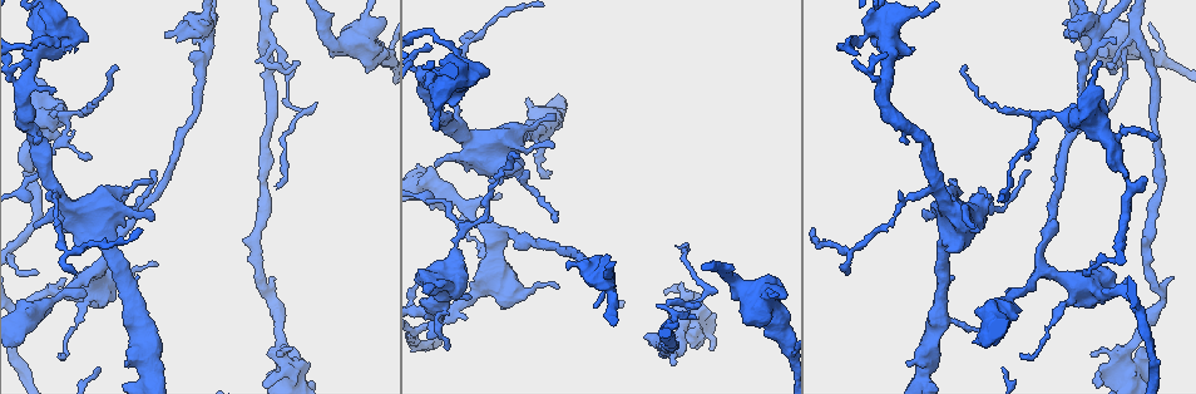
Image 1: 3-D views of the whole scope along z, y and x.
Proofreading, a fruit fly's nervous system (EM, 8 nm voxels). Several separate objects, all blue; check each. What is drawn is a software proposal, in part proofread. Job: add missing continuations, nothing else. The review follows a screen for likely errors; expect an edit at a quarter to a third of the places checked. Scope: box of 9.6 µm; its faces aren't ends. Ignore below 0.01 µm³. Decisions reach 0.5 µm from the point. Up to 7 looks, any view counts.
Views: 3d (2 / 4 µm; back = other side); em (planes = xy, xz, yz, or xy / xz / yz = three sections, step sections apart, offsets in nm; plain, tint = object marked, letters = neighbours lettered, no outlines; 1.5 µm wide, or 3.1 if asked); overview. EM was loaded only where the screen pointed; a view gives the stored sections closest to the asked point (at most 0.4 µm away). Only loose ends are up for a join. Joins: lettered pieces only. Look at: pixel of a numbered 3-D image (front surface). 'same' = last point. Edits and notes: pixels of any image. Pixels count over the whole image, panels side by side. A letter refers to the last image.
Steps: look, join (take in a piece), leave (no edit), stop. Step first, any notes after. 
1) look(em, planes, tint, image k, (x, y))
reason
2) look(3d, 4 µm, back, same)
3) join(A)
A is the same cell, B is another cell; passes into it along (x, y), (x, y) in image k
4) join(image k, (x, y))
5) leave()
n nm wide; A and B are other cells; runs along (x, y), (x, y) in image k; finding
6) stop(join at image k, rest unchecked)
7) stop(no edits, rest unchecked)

look(3d, 4 µm, image 1, (288, 353))
stops while still wide

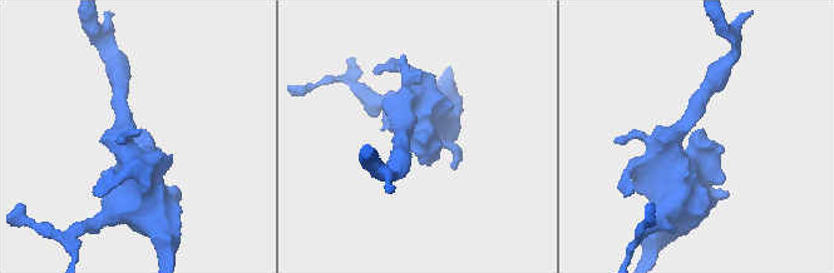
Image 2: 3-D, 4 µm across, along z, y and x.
look(em, yz, step 8, tint, image 2, (410, 148))

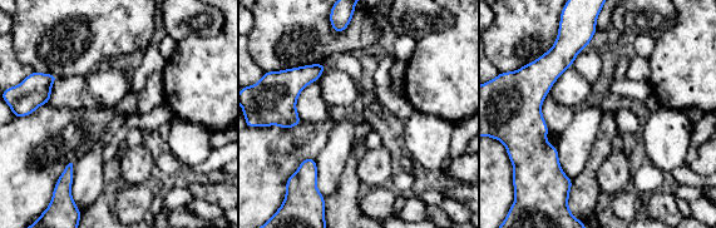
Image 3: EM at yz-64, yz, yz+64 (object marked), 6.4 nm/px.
look(em, planes, letters, same)
cut it another way

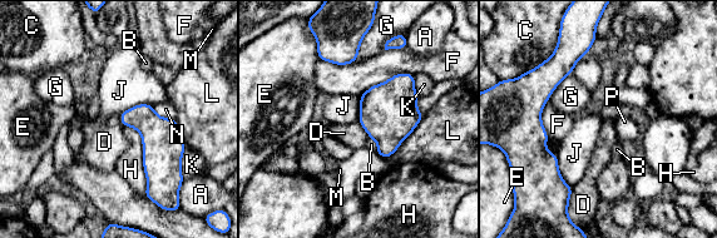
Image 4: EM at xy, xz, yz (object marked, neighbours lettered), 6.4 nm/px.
leave()
A, B, C, D, E, F, G, H, J, K, L, M, N and P are other cells; border along (357, 120), (369, 137) in image 4; none of them fits

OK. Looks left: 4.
look(3d, 4 µm, image 1, (977, 229))
stops while still wide

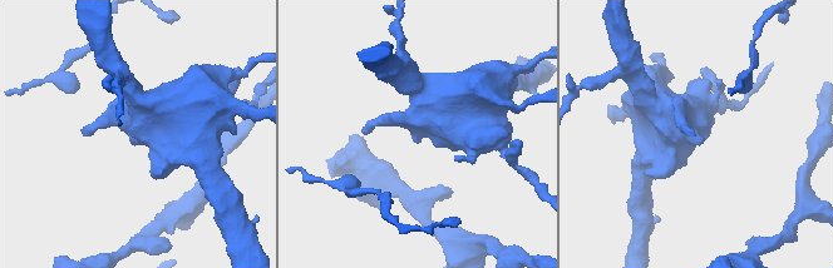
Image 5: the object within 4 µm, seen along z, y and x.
look(em, yz, step 8, letters, image 5, (700, 144))

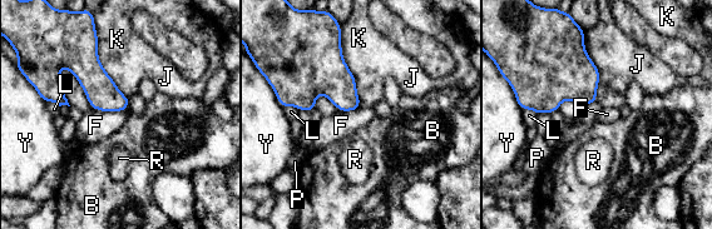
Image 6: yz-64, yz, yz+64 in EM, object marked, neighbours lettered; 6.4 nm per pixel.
look(em, planes, letters, same)
cut it another way

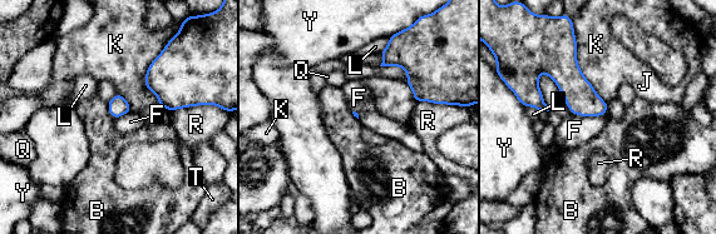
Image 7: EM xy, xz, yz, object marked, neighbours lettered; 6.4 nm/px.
leave()
B, F, J, K, L, Q, R, T and Y are other cells; border along (571, 111), (578, 115), (606, 114) in image 7; no lettered piece goes on from it

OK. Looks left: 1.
stop(no edits, rest unchecked)

